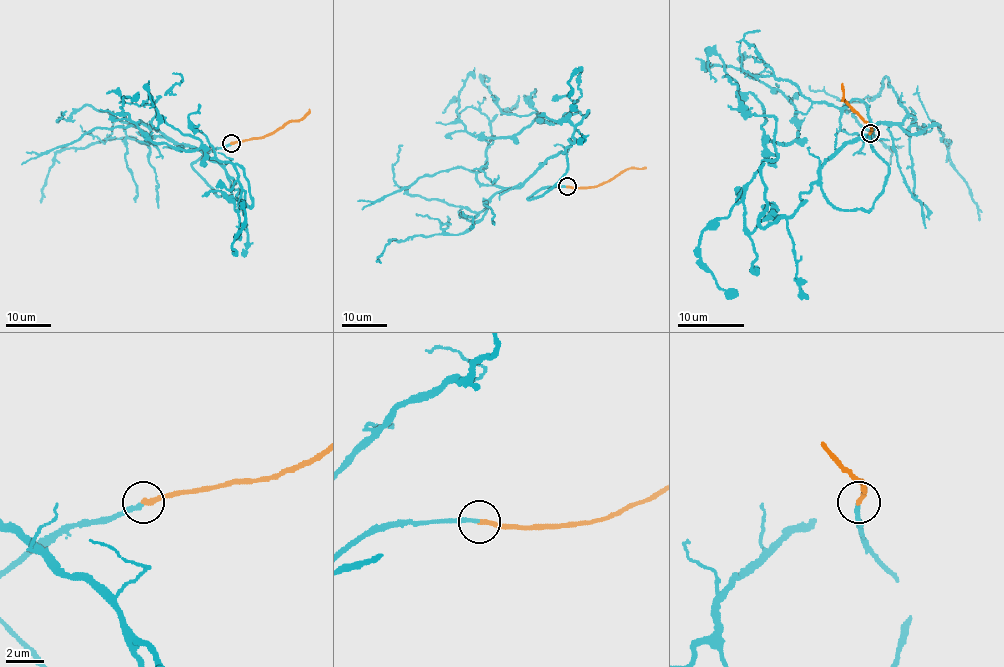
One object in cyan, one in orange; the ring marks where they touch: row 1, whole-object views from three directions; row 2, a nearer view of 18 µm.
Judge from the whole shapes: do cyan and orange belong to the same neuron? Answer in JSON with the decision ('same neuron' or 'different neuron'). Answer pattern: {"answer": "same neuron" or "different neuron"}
{"answer": "same neuron"}

